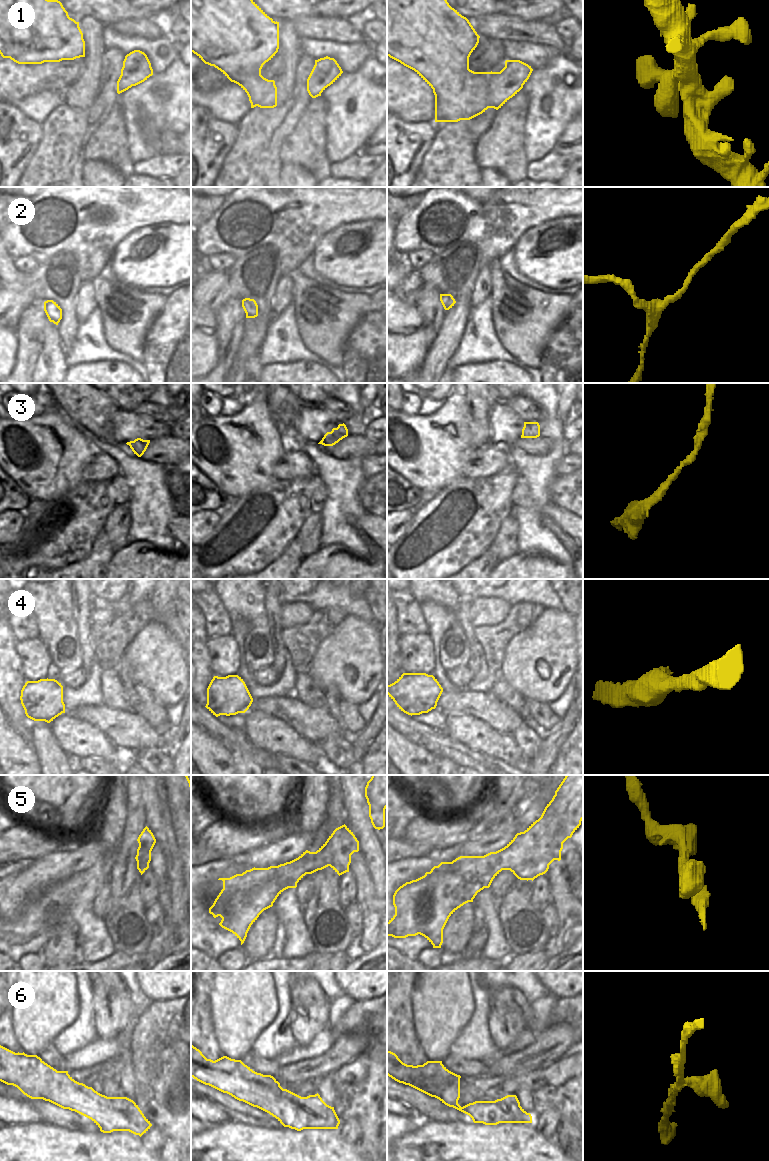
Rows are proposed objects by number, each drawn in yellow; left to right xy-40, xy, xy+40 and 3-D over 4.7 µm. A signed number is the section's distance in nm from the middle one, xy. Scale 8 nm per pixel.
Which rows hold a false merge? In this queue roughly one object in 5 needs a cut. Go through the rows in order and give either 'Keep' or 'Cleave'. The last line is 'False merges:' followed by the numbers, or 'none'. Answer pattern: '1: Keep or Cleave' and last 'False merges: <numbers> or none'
1: Keep
2: Keep
3: Keep
4: Keep
5: Keep
6: Keep
False merges: none.

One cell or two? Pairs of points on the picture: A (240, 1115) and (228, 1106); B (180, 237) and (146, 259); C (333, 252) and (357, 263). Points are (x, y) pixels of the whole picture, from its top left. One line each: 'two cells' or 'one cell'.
A: one cell
B: one cell
C: one cell

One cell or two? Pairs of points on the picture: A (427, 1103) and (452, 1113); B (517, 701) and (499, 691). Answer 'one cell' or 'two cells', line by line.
A: one cell
B: one cell

